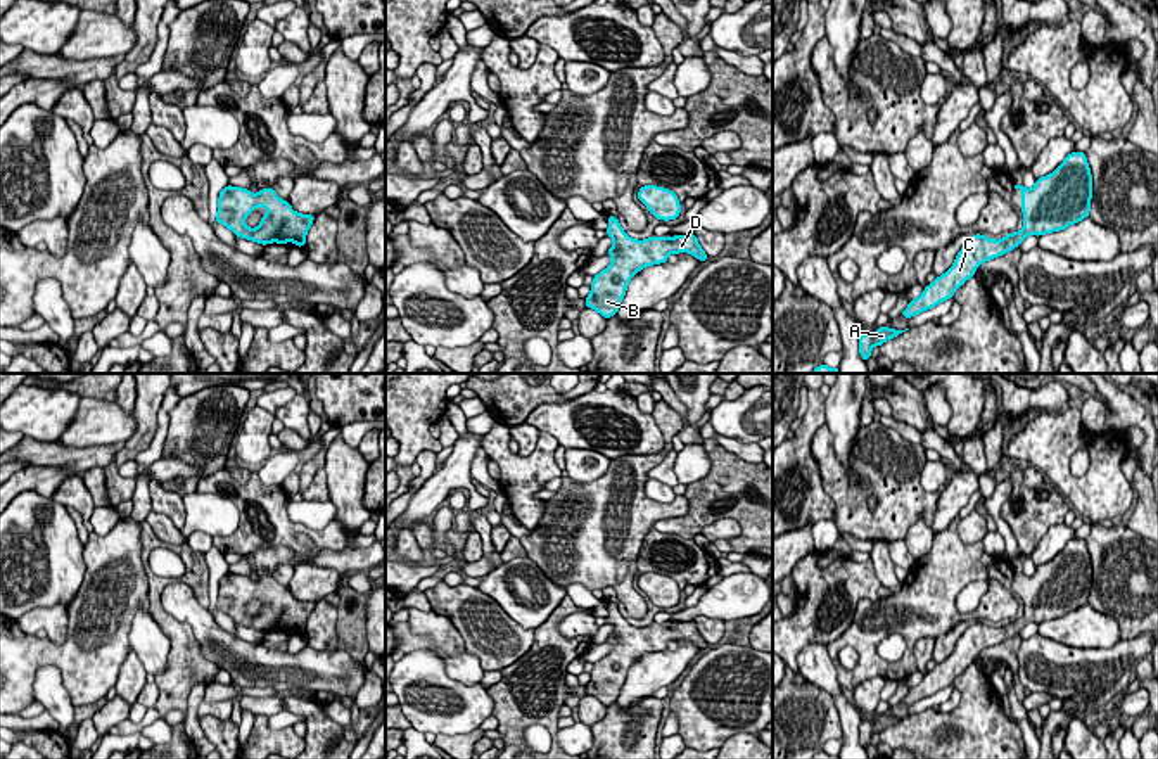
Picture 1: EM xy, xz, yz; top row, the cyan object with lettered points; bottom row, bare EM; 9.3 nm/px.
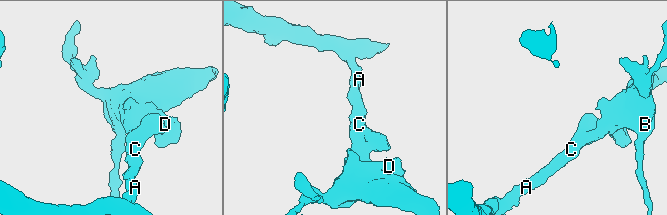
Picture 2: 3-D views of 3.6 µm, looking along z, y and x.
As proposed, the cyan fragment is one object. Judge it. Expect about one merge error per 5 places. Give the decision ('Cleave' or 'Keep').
Keep

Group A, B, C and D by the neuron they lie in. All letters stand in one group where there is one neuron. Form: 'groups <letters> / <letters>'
groups A B C D

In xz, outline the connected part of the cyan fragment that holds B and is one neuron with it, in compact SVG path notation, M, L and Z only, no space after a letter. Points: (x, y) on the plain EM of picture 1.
M607 603L607 609L607 622L614 626L614 633L607 641L614 647L593 664L591 679L586 685L586 695L605 705L617 702L629 667L645 654L667 650L667 643L678 640L690 640L700 648L709 647L695 621L636 628L622 617L615 603Z

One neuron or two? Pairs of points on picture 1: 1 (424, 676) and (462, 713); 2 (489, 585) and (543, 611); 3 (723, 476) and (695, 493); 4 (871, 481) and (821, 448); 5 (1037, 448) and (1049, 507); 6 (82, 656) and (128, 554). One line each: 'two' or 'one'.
1: one
2: one
3: one
4: one
5: two
6: one

